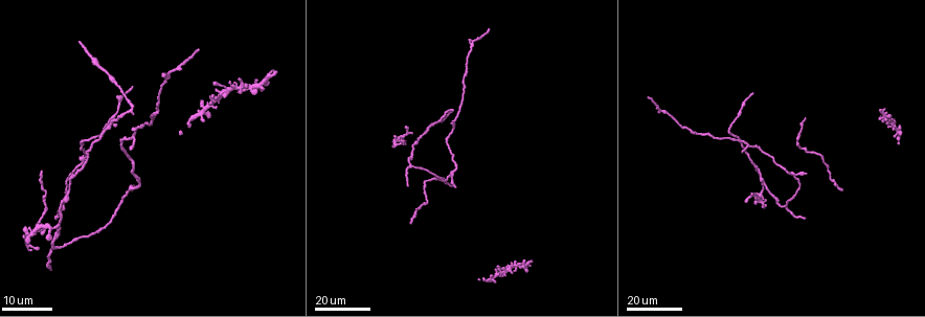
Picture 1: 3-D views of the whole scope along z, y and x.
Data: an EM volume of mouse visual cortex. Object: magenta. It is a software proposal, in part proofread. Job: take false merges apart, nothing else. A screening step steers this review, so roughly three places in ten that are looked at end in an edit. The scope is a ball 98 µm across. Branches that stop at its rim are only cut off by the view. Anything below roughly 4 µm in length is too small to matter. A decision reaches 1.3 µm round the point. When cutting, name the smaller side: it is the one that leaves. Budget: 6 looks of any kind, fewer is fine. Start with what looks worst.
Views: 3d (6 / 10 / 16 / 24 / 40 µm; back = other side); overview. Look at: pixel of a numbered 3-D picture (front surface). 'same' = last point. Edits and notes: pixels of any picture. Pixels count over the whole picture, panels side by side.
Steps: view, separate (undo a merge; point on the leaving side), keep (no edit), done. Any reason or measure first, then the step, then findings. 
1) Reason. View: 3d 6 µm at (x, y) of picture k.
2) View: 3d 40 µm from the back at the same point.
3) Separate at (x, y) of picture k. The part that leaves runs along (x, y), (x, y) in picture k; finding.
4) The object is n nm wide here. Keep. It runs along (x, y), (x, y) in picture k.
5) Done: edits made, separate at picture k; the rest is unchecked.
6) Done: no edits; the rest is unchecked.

View: 3d 16 µm at (425, 182) of picture 1.

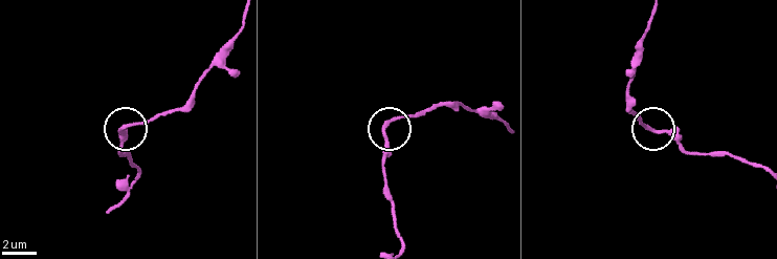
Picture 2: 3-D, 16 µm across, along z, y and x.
View: 3d 6 µm at (385, 130) of picture 2.

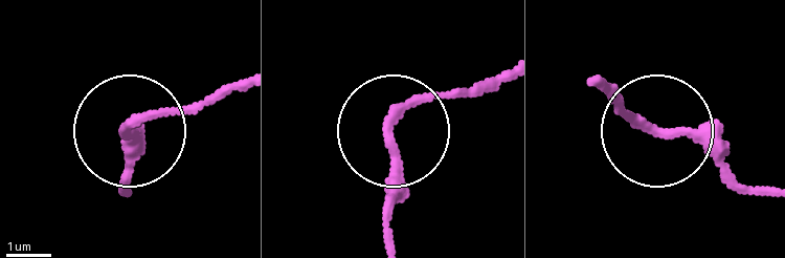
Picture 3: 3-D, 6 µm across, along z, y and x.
The object is 210 nm wide here. Keep. All the same neuron.

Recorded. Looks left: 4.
Sudden change in width. View: 3d 24 µm at (49, 227) of picture 1.

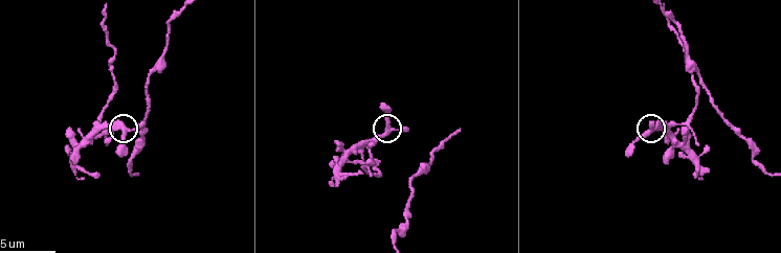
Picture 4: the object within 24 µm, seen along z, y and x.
Closer look. View: 3d 6 µm at (124, 130) of picture 4.

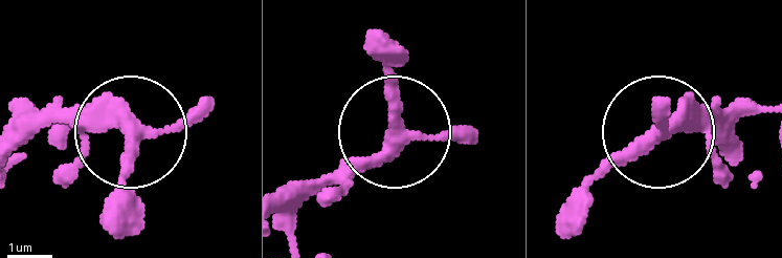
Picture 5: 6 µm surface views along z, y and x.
3 arms meet here. Keep. All the same neuron.

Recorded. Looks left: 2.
View: 3d 24 µm at (125, 194) of picture 1.

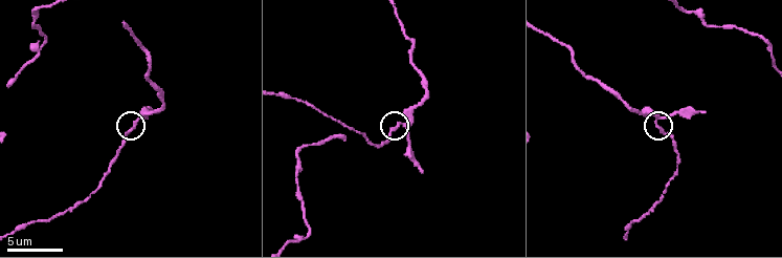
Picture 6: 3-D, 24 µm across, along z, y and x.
View: 3d 10 µm at (399, 127) of picture 6.

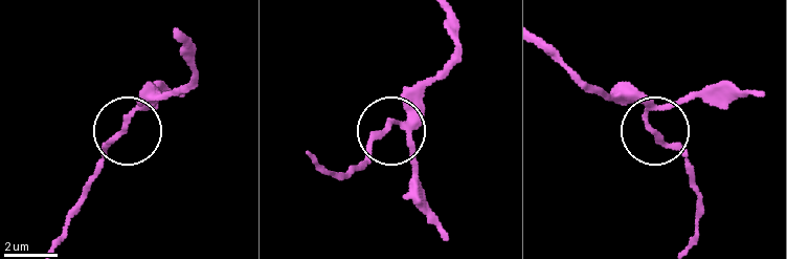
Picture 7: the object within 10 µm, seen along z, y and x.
Separate at (418, 166) of picture 7. The part that leaves runs along (405, 132), (414, 204), (444, 236) in picture 7; two neurons meet here.

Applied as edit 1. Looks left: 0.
Done: edits made, separate at picture 7; the rest is unchecked.

